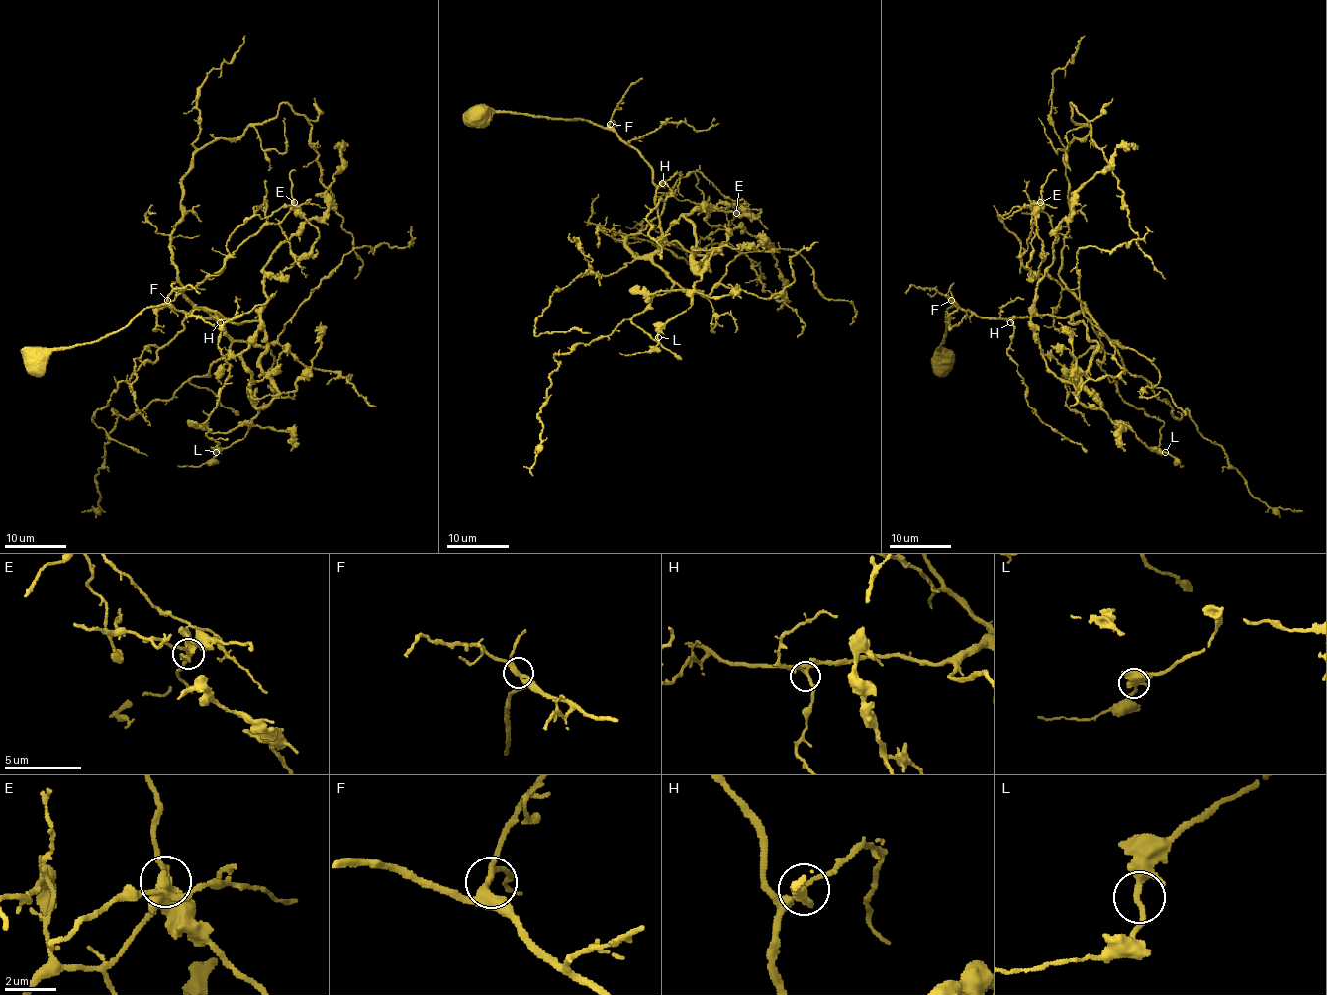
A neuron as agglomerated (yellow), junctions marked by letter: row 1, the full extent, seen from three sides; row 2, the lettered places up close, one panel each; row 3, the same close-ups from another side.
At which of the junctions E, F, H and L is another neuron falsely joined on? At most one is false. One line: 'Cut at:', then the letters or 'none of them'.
Cut at: E

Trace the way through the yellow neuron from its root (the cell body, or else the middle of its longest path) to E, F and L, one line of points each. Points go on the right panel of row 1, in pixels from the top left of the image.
E: (943, 358), (946, 311), (954, 304), (990, 317), (1071, 317), (1084, 306), (1021, 261), (1040, 203)
F: (943, 358), (940, 345), (946, 330), (946, 311), (954, 304), (951, 300)
L: (943, 358), (946, 311), (954, 304), (990, 317), (1082, 321), (1097, 352), (1077, 381), (1115, 424), (1165, 452)

